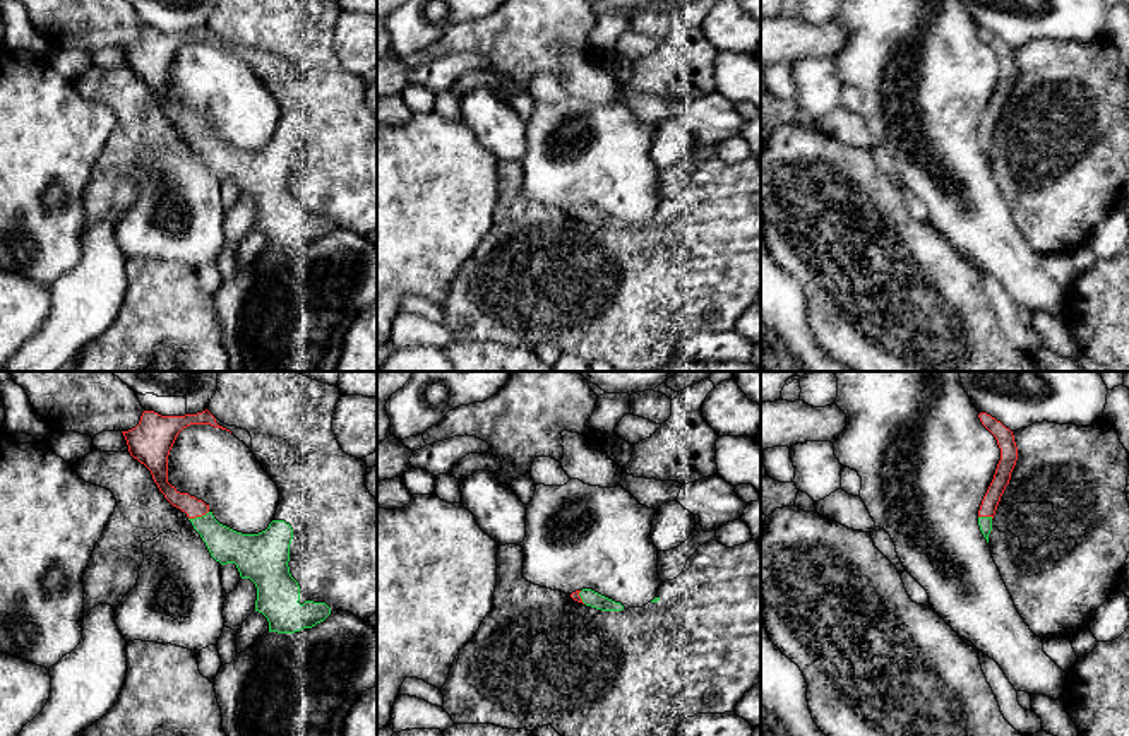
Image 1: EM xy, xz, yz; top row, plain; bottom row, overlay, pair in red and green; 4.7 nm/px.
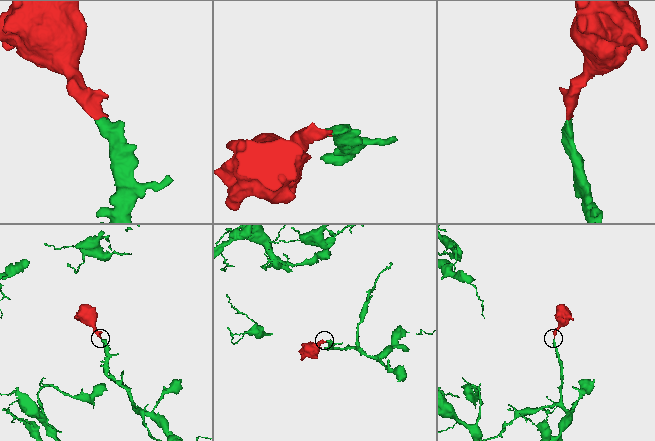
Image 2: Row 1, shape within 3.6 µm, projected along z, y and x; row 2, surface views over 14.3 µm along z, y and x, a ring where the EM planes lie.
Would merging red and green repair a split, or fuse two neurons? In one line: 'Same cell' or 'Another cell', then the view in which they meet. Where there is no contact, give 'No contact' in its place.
Same cell. Touches red in xy

